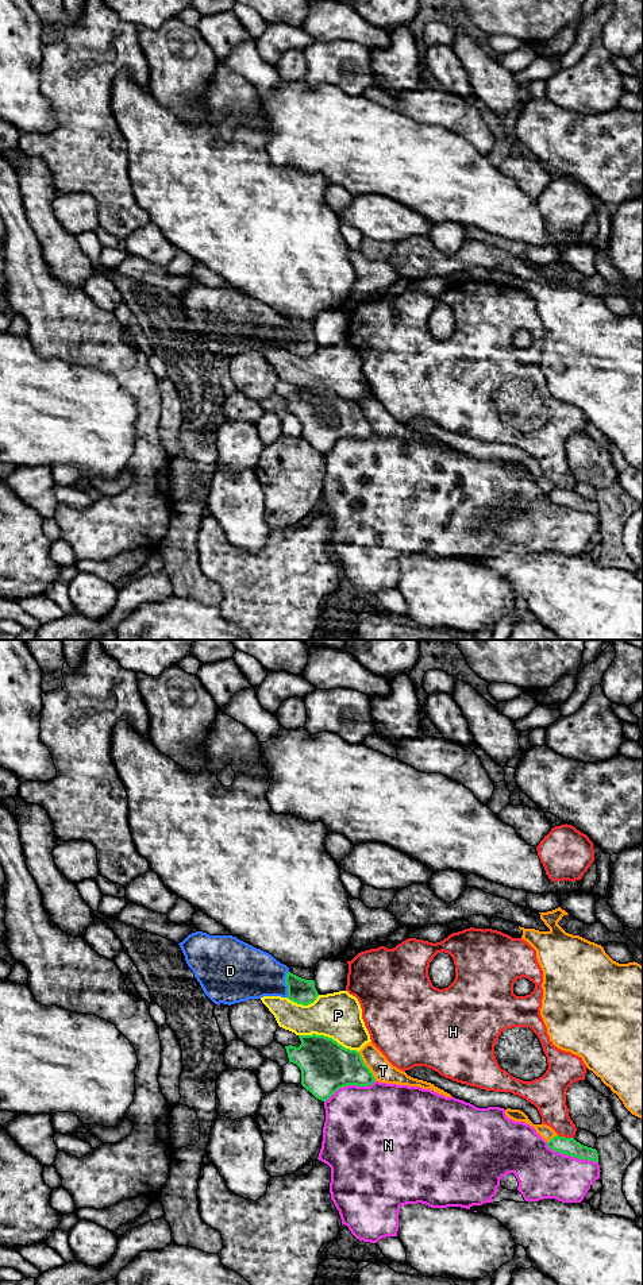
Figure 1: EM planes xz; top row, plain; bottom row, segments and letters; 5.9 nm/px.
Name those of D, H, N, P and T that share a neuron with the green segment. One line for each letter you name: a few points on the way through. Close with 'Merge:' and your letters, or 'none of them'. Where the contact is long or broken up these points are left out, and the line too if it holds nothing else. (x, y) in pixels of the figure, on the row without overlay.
D: Path across: xz (301, 343), (285, 335), (254, 324), (245, 324)
Merge: D

